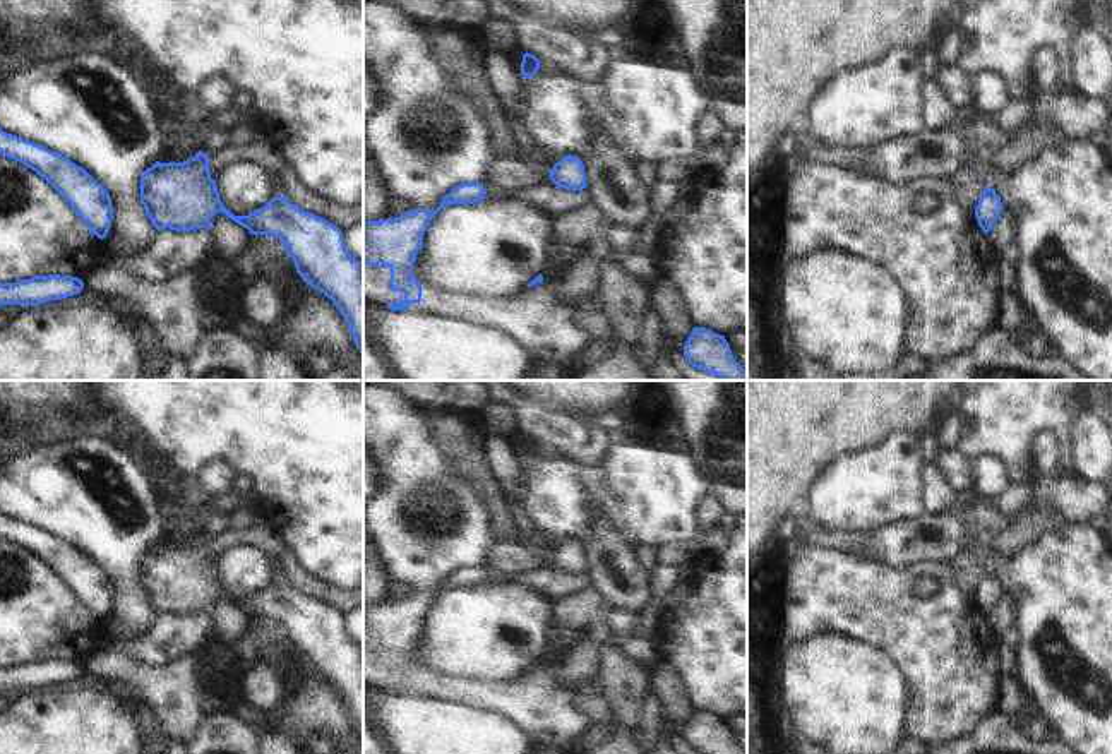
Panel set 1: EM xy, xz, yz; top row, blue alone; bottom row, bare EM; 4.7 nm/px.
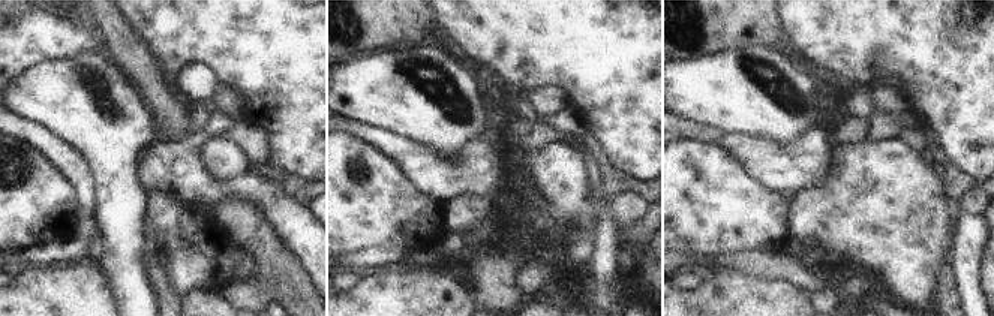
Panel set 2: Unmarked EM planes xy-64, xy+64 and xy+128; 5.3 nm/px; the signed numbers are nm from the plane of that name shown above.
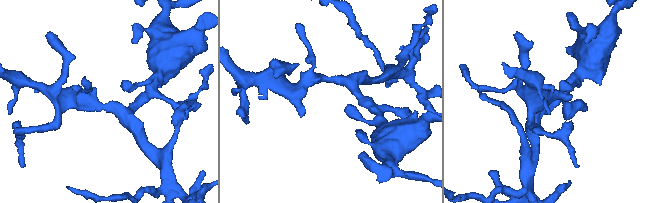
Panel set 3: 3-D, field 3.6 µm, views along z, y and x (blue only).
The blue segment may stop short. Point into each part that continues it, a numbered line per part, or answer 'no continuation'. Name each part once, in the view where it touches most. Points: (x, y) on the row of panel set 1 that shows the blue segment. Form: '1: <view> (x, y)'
no continuation

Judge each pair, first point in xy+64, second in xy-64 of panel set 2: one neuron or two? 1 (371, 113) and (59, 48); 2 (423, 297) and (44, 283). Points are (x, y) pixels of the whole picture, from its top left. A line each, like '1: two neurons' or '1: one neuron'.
1: two neurons
2: one neuron

